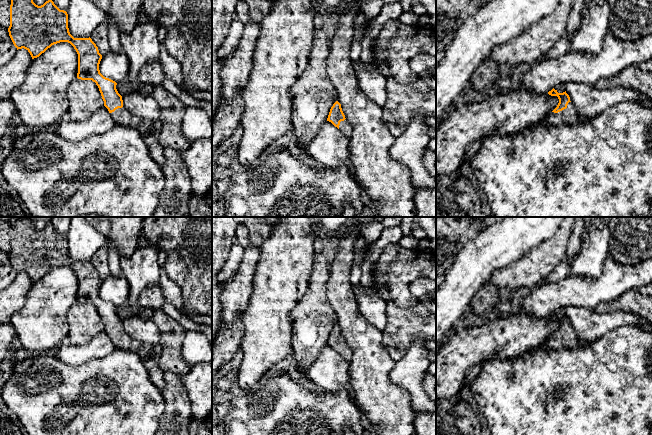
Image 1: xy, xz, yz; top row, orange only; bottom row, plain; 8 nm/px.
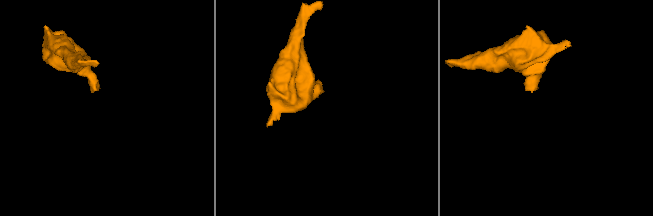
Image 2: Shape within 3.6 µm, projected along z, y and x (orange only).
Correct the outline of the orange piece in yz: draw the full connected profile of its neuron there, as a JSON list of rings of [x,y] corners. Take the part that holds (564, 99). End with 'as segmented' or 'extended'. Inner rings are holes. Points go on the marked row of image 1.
[[[554,88],[548,92],[551,96],[557,96],[559,103],[557,107],[548,114],[546,123],[551,126],[576,125],[584,120],[577,115],[577,112],[570,101],[569,95],[565,92],[558,93]]]; extended

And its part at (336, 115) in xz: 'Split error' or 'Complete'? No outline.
Split error

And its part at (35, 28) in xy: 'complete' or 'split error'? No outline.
split error

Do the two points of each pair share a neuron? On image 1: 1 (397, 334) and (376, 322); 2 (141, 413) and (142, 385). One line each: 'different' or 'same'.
1: different
2: same

